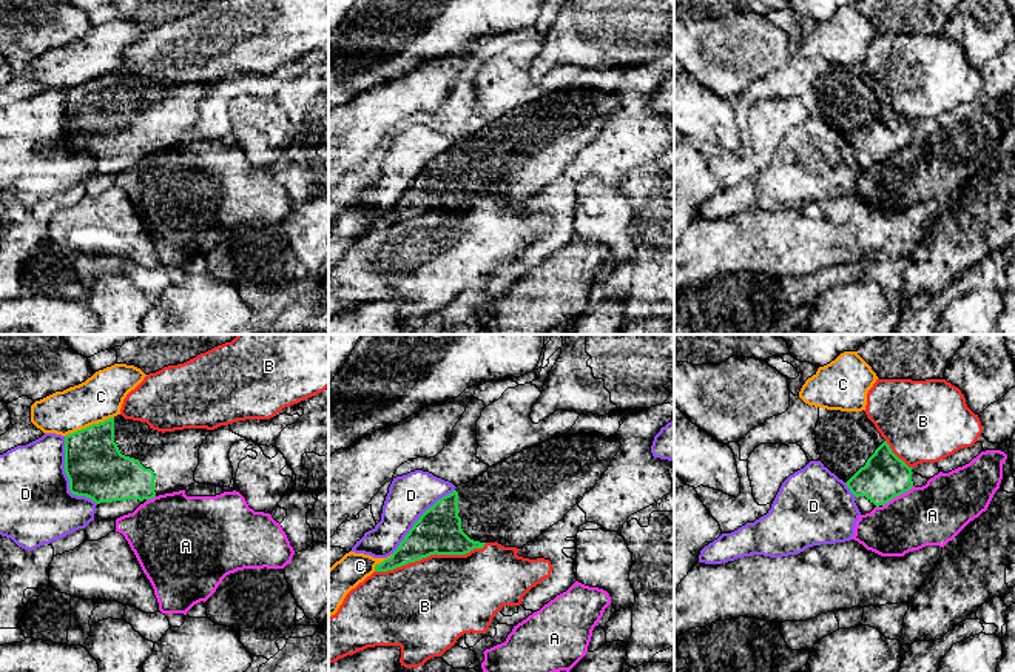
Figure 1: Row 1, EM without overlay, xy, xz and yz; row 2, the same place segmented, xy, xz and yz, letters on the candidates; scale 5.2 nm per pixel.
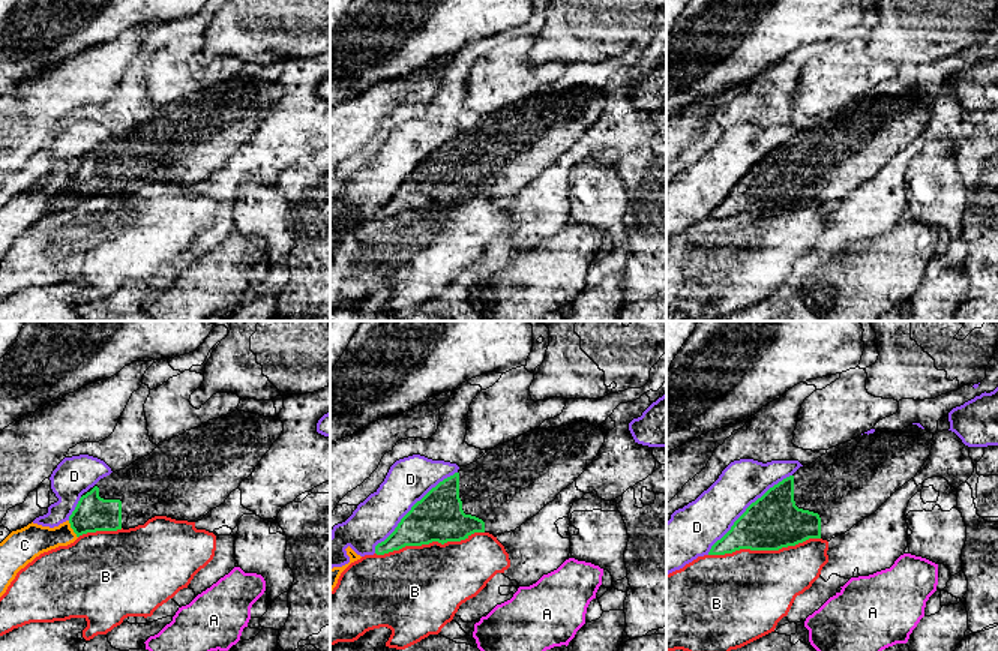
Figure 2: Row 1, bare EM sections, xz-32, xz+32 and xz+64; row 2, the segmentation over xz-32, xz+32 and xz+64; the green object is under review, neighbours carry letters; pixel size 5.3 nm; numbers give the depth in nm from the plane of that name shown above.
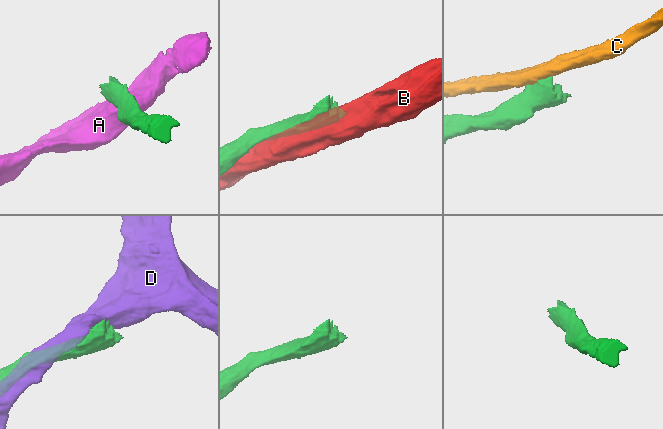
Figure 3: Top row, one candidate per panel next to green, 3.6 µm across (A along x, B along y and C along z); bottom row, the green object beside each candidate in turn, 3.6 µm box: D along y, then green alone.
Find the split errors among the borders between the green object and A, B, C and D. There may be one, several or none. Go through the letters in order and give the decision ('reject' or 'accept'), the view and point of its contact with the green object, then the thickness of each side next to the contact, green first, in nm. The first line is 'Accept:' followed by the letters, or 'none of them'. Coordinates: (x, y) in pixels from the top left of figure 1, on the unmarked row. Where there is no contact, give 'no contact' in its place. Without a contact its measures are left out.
Accept: none of them
A: reject; contact yz (898, 150); calibres 240 and 320 nm
B: reject; contact xz (431, 208); calibres 240 and 460 nm
C: reject; contact xy (90, 80); calibres 300 and 240 nm
D: reject; contact xy (67, 130); calibres 300 and 380 nm

